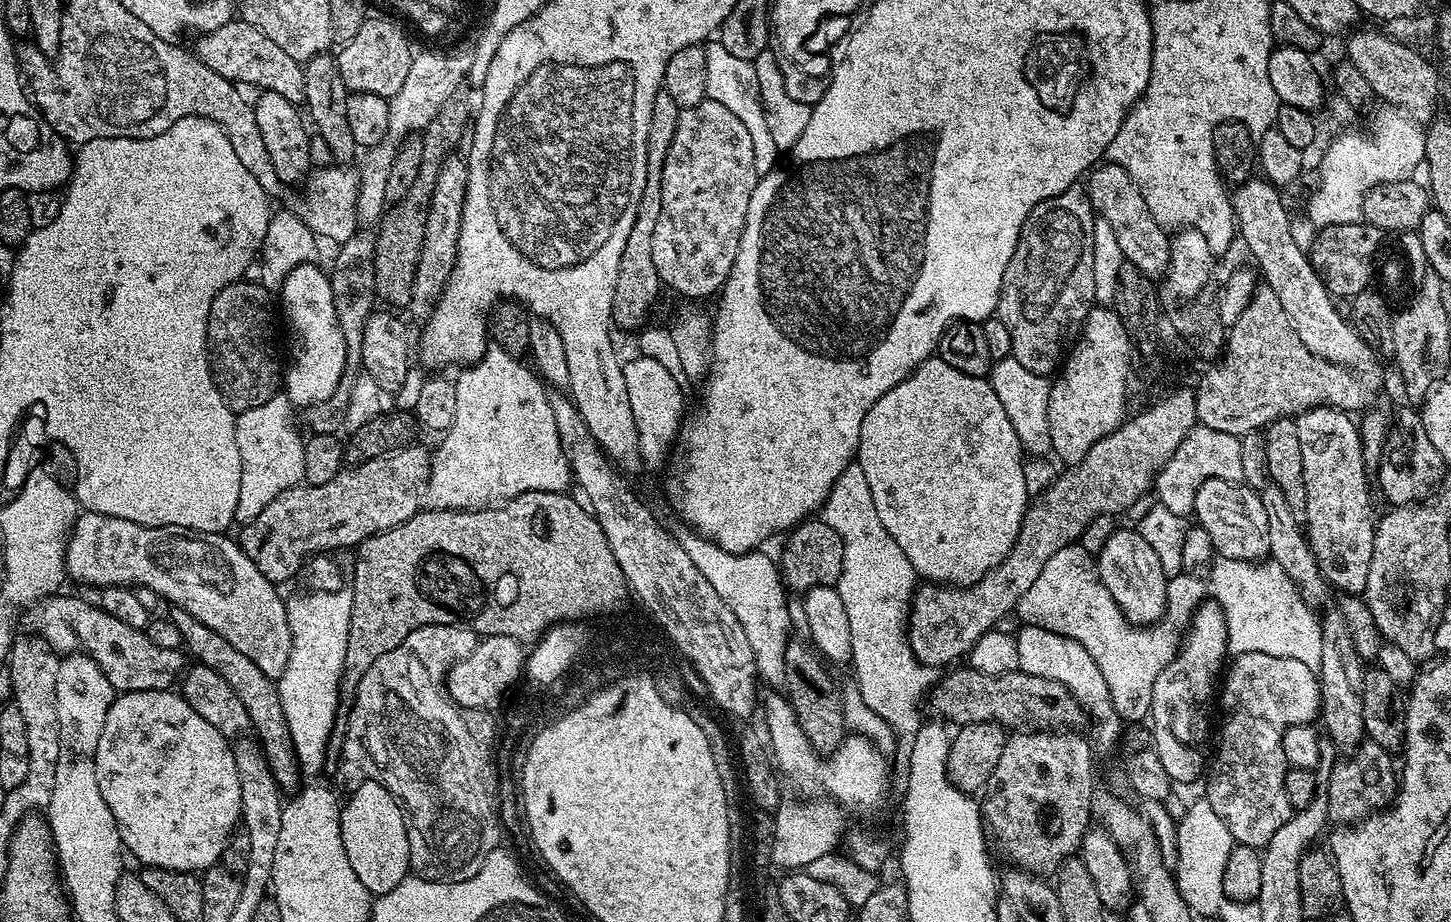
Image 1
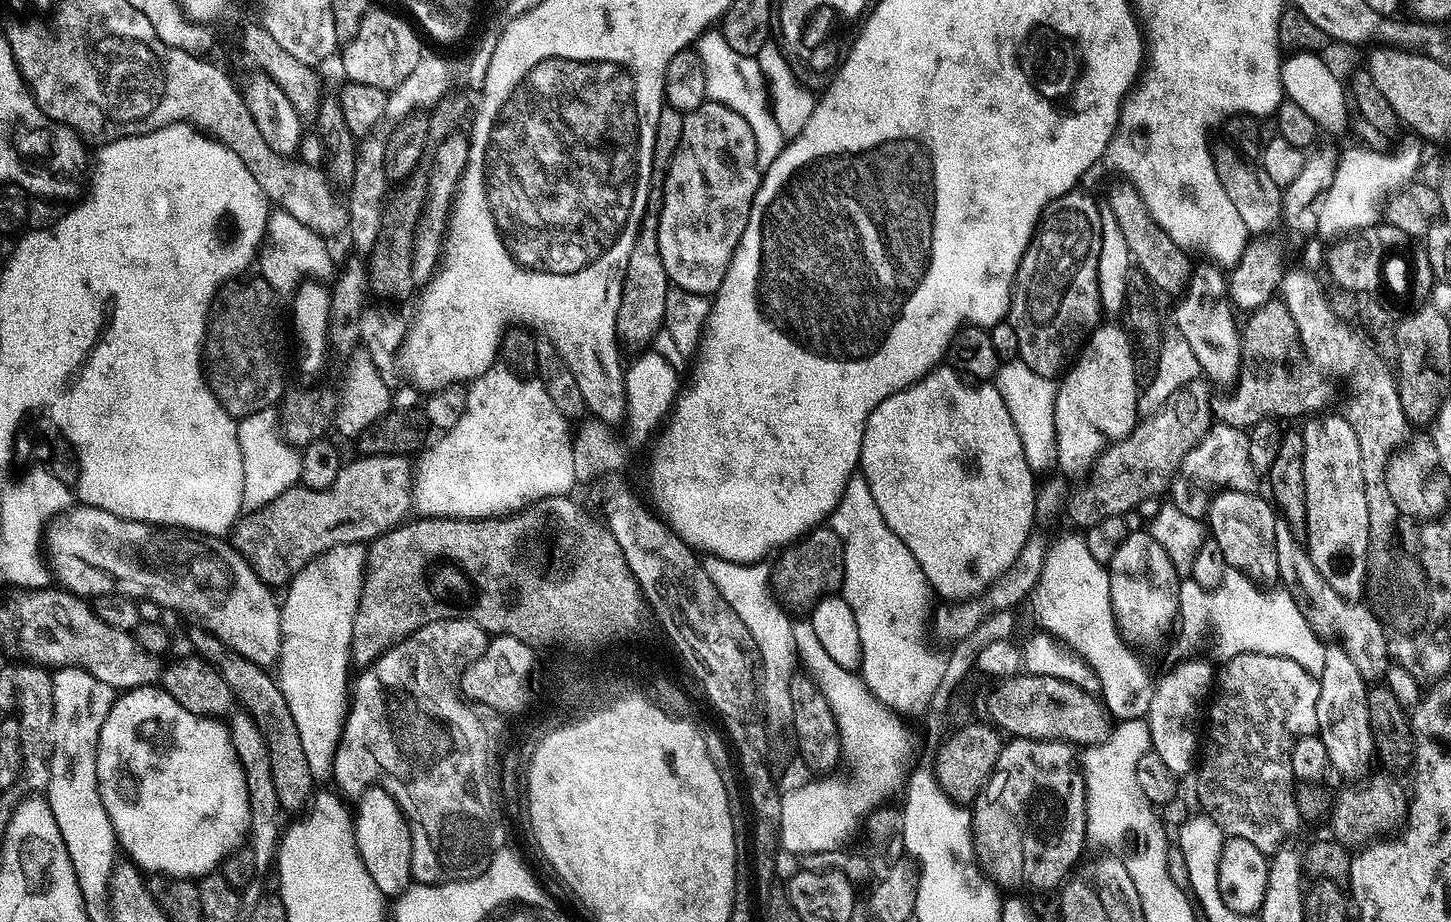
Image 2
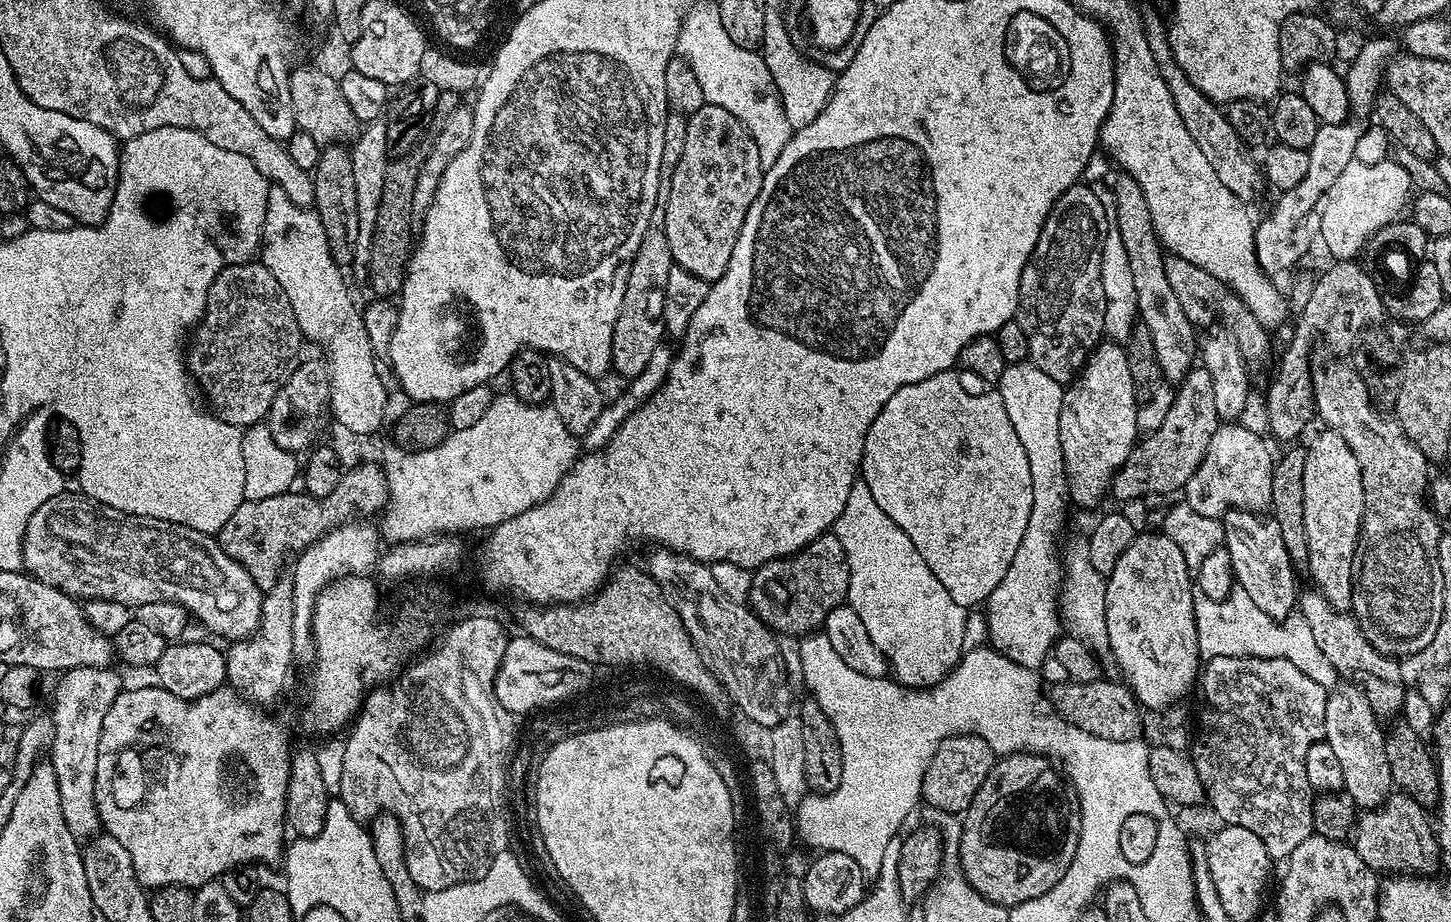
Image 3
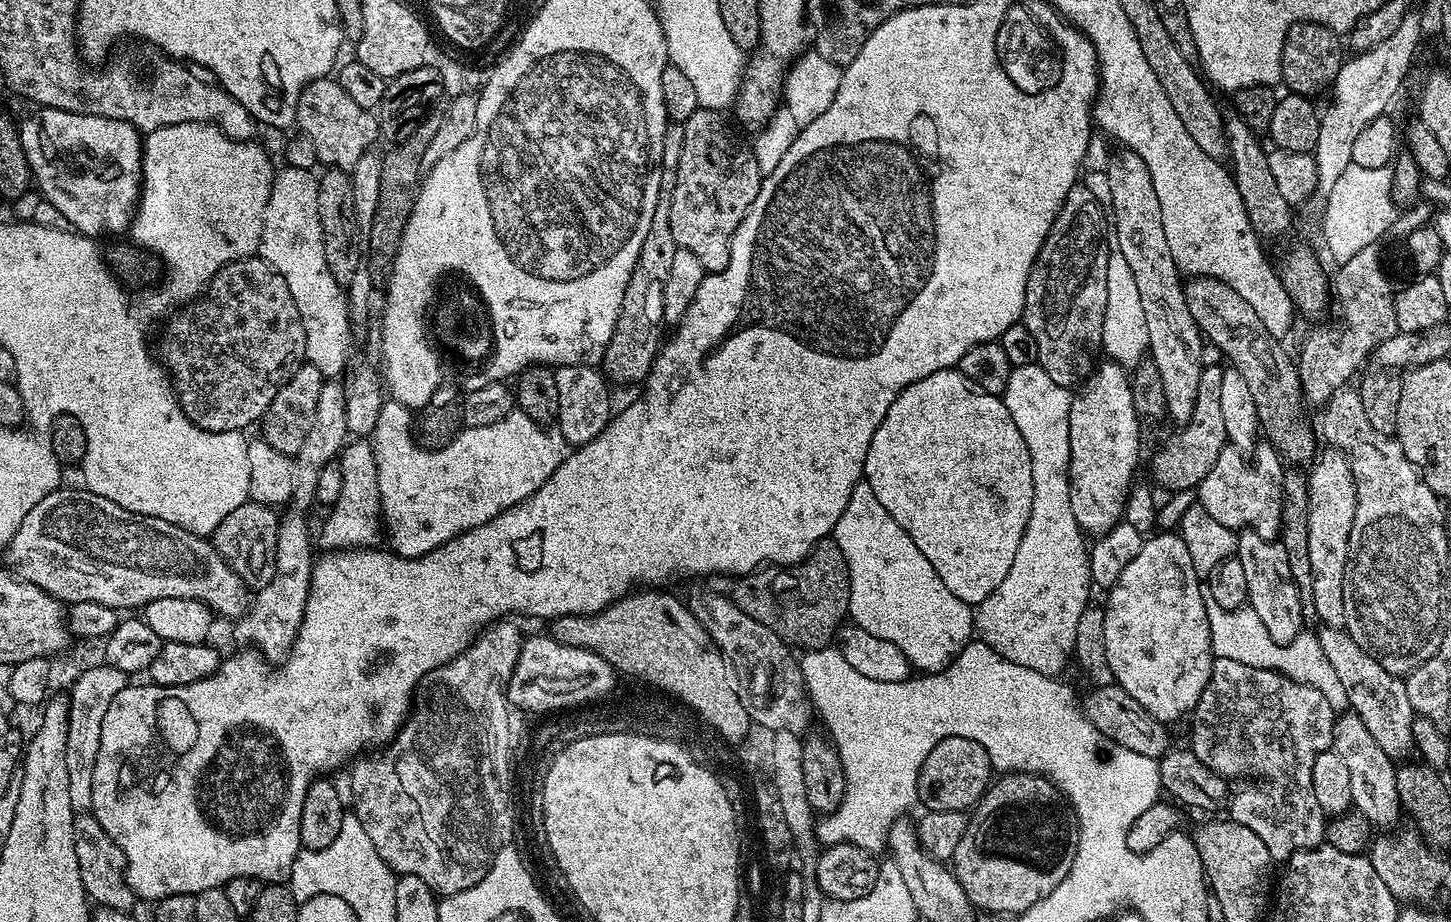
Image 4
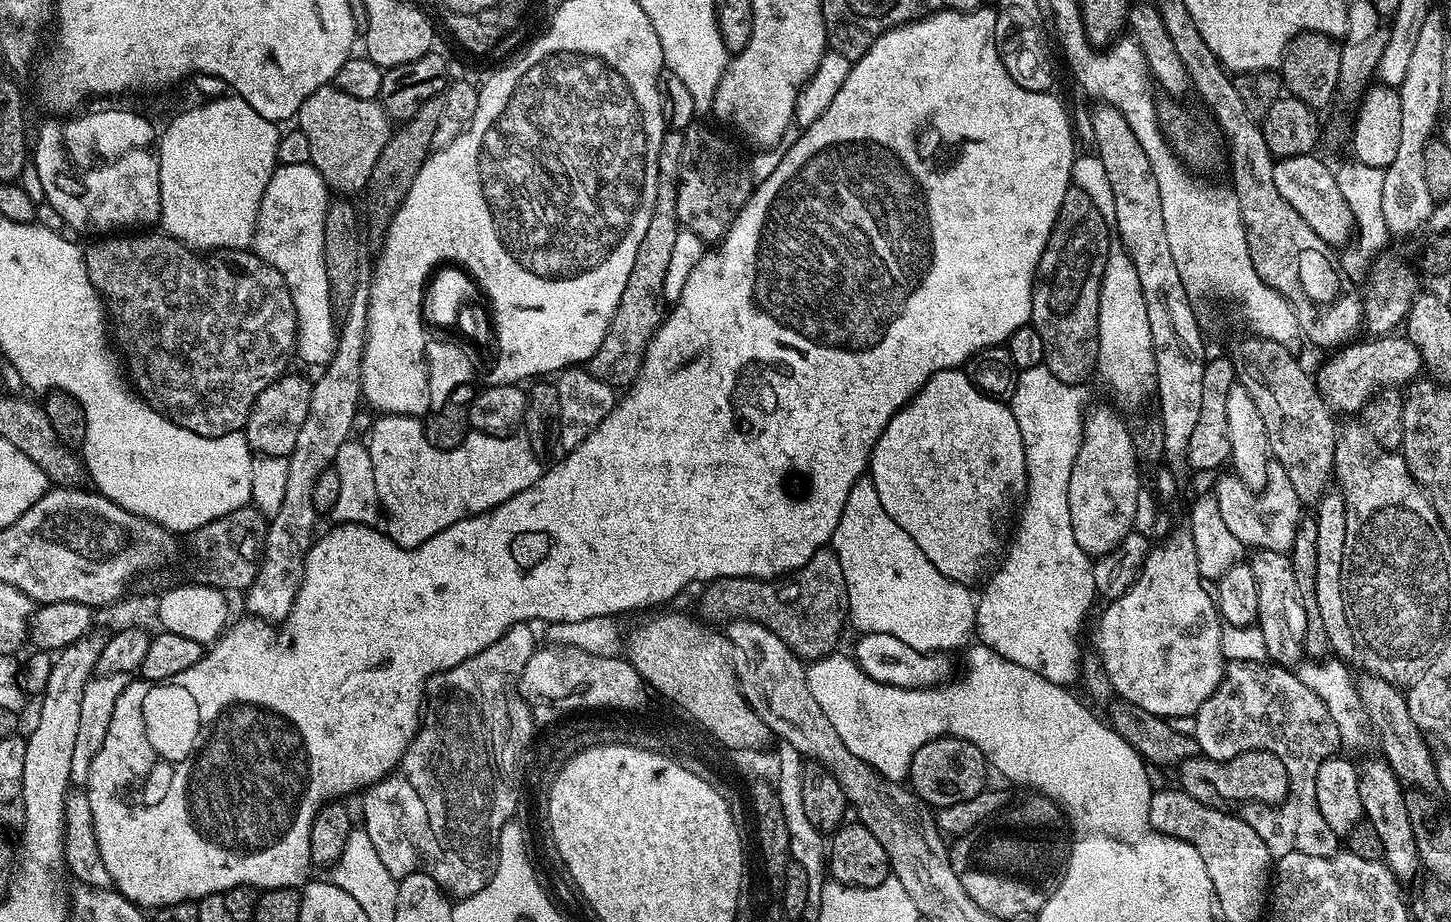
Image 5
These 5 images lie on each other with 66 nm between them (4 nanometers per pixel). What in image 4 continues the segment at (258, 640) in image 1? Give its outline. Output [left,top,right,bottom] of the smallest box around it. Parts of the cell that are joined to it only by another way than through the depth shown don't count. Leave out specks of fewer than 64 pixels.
[2,486,250,618]

